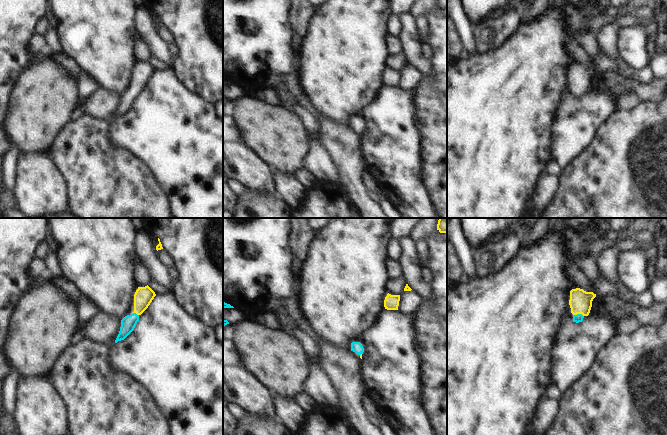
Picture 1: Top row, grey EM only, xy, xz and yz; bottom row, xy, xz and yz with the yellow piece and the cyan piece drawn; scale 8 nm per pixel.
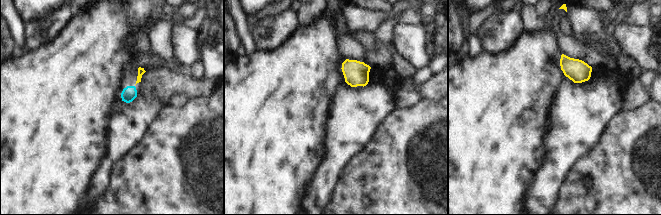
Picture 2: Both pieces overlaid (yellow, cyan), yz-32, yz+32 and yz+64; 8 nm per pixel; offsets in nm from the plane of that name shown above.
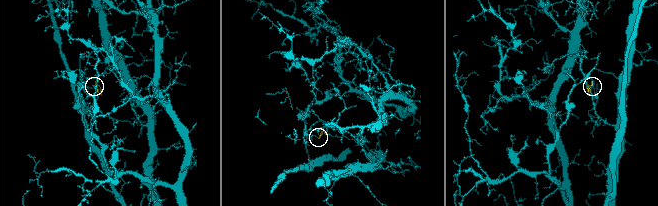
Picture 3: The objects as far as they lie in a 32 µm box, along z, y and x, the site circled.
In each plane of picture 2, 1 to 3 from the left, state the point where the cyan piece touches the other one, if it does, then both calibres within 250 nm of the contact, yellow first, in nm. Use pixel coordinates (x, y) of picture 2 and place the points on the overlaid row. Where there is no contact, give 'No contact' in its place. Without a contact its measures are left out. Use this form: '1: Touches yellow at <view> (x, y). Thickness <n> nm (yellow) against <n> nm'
1: No contact
2: No contact
3: No contact.

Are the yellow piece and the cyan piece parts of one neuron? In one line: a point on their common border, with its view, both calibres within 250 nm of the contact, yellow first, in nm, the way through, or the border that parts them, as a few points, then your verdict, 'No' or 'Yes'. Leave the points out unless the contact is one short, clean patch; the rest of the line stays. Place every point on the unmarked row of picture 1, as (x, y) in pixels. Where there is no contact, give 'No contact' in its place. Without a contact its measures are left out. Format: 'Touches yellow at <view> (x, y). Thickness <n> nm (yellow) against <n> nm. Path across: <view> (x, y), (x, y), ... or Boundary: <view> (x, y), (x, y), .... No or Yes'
Touches yellow at yz (578, 89). Thickness 180 nm (yellow) against 70 nm. Path across: yz (580, 78), (578, 89), (577, 94). Yes.

